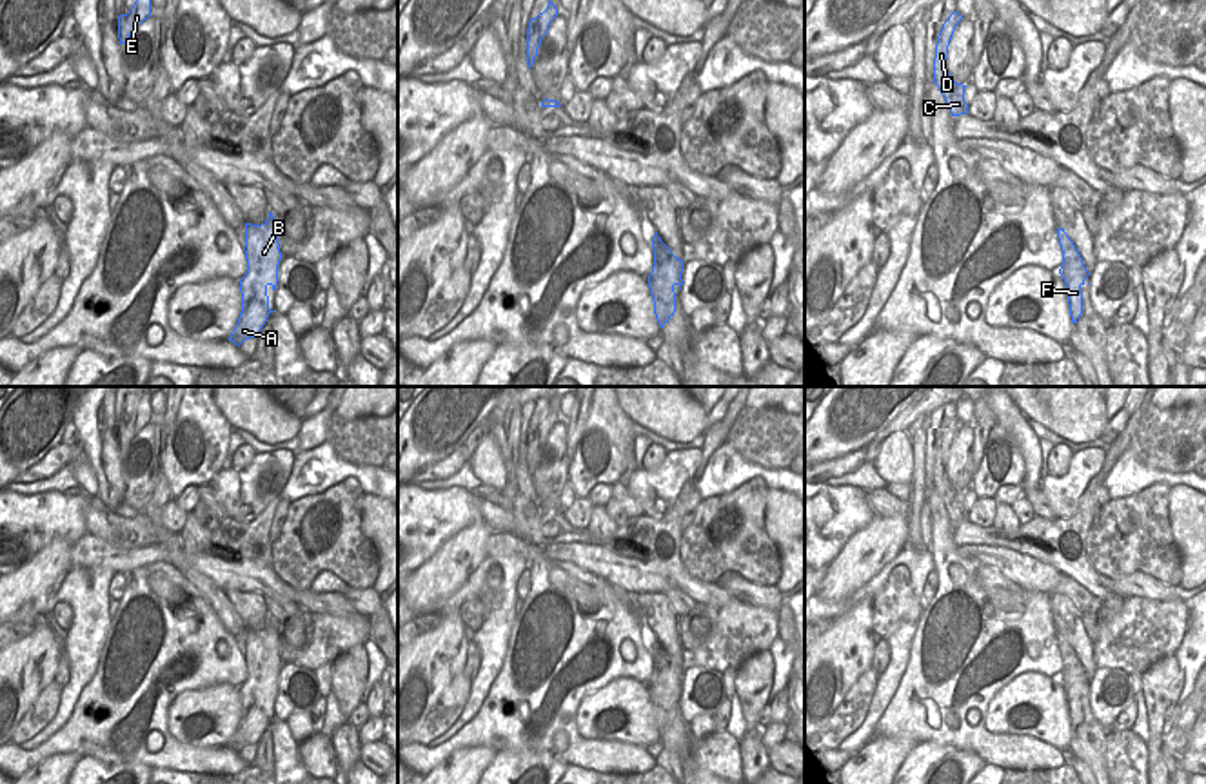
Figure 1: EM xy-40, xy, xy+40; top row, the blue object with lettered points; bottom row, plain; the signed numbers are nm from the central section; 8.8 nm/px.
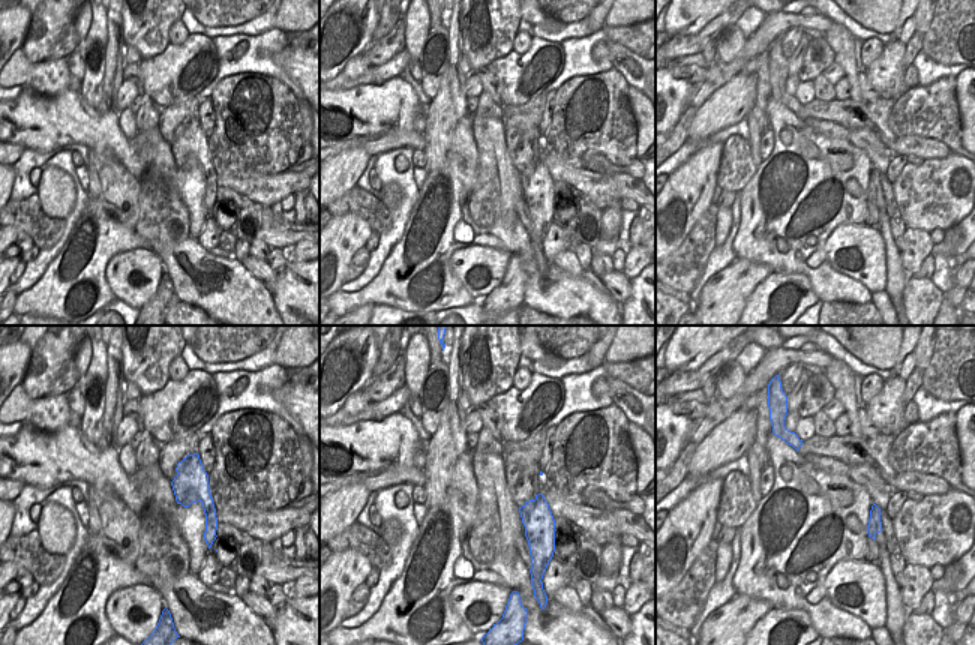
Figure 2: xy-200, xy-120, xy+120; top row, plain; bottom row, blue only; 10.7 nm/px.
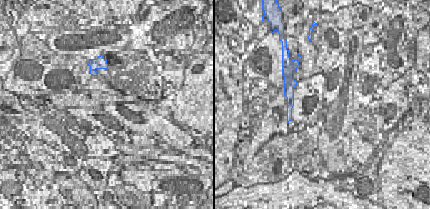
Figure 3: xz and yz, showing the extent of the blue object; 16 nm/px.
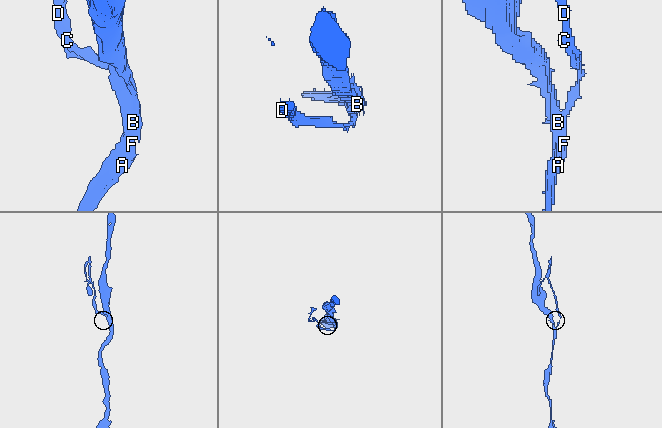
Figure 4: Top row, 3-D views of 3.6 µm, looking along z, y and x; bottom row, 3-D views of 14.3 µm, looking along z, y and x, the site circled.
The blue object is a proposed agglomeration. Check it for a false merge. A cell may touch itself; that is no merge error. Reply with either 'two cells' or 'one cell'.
two cells

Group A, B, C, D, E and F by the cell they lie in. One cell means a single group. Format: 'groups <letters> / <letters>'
groups A B F / C D E

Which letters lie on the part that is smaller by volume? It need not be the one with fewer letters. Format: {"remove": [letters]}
{"remove": ["C", "D", "E"]}

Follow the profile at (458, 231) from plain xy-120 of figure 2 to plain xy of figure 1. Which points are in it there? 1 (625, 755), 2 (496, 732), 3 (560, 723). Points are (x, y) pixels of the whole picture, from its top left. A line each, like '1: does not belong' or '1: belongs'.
1: belongs
2: belongs
3: belongs

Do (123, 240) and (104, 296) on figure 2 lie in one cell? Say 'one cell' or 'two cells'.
one cell

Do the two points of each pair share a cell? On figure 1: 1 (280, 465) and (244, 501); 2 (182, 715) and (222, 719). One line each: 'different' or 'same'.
1: same
2: same

